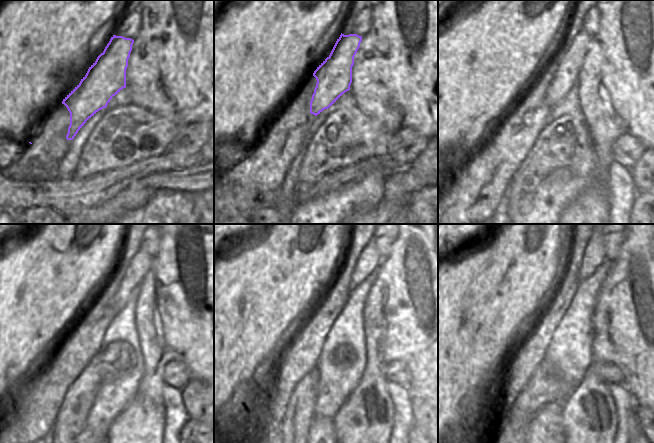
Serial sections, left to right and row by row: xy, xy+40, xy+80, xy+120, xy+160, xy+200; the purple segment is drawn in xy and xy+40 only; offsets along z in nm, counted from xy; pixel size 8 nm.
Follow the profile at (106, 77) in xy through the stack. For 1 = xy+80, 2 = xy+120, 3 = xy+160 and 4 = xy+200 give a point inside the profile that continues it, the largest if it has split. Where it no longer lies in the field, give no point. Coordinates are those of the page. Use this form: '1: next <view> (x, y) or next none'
1: next xy+80 (570, 58)
2: next xy+120 (139, 265)
3: next xy+160 (369, 259)
4: next xy+200 (595, 253)

